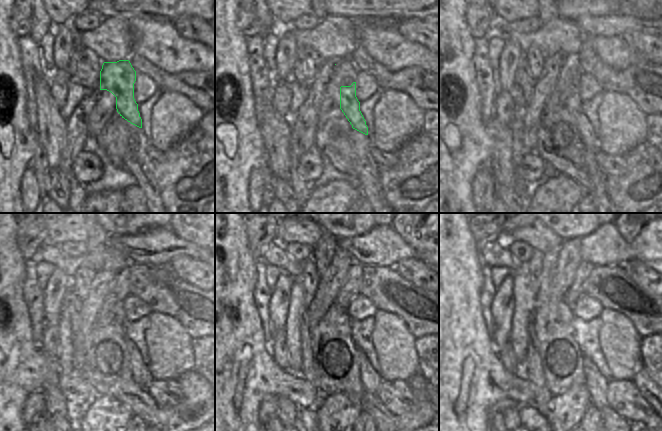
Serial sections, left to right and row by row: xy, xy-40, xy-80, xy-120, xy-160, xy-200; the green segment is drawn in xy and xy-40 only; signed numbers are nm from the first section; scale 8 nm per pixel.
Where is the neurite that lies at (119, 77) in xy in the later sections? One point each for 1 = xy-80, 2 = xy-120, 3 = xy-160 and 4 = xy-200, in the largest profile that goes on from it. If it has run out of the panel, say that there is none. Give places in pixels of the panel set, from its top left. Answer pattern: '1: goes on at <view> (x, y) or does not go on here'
1: goes on at xy-80 (572, 101)
2: goes on at xy-120 (140, 372)
3: goes on at xy-160 (370, 378)
4: goes on at xy-200 (597, 385)

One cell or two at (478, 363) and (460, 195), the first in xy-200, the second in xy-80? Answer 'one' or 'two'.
one

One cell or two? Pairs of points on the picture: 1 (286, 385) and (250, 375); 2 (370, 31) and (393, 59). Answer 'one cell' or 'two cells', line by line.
1: one cell
2: one cell

